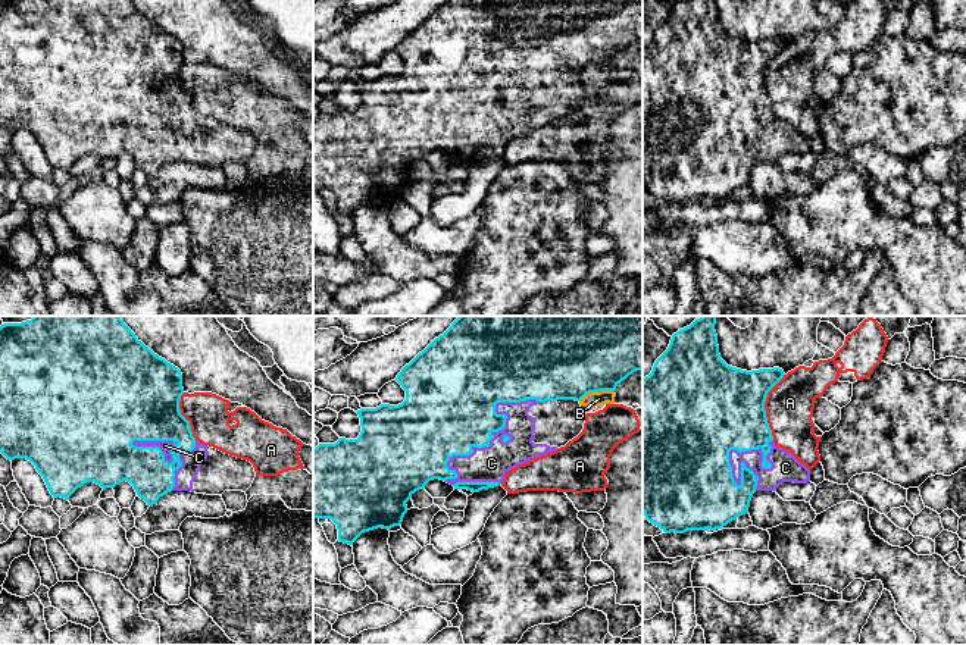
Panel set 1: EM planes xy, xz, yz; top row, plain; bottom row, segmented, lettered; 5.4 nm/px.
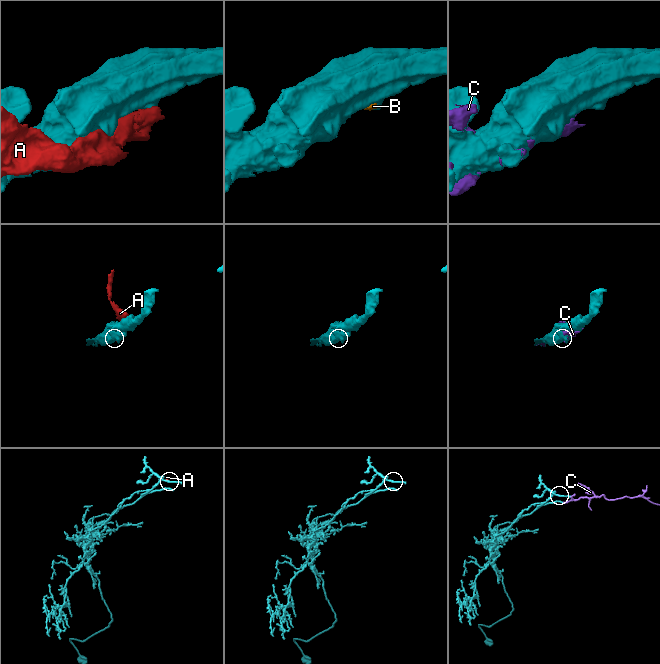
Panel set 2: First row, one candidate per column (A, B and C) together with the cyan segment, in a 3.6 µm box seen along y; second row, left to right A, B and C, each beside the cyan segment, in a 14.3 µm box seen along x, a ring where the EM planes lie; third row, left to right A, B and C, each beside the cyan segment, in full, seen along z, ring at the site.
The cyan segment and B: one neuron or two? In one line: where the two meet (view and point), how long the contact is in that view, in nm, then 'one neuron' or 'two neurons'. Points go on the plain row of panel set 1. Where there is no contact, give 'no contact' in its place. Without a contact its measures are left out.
meets cyan in xz at (596, 62); contact 200 nm long; two neurons

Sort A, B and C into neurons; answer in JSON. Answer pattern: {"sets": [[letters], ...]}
{"sets": [["A", "B"], ["C"]]}

